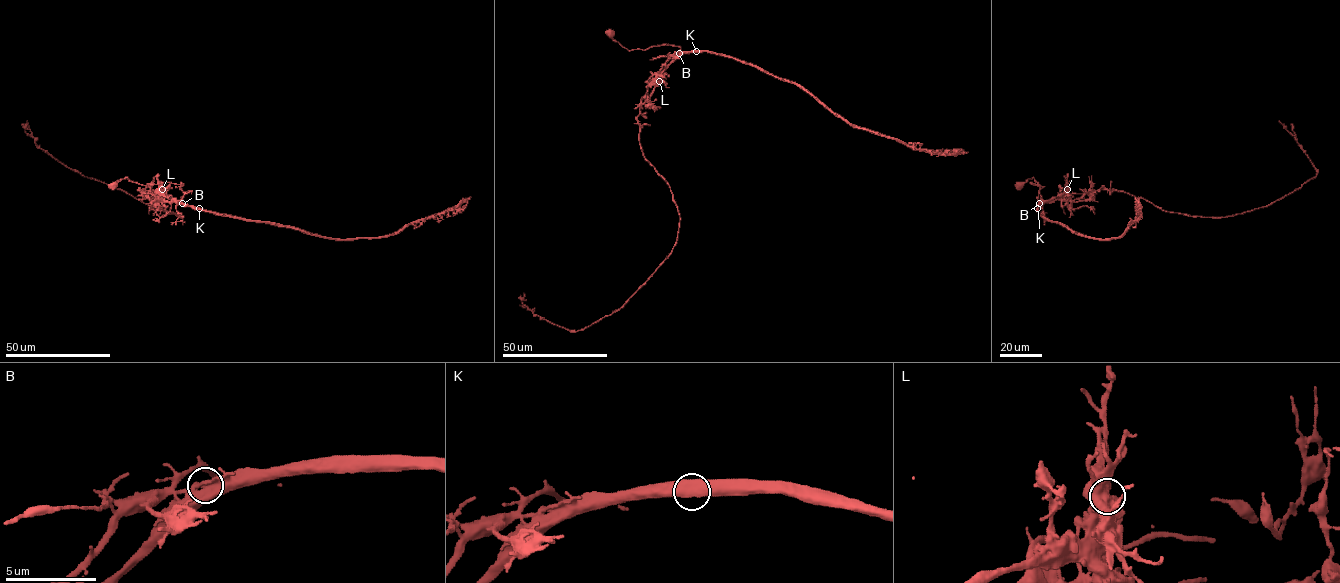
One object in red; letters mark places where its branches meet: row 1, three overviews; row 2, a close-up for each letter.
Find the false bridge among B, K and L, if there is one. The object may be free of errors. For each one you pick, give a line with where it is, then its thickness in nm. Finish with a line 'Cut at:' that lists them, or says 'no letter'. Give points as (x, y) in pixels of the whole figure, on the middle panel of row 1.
B: place (679, 53); calibre 650 nm
Cut at: B

